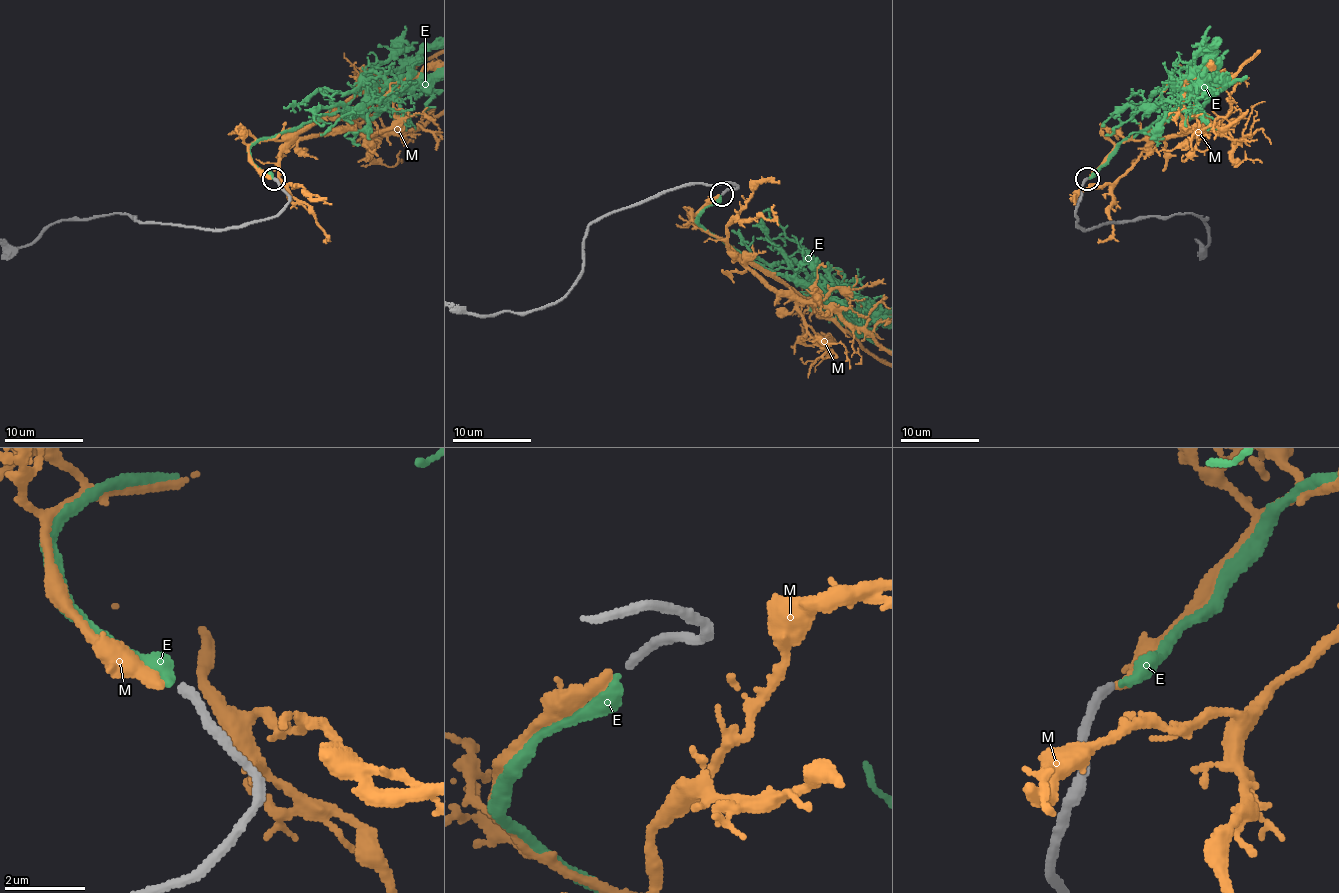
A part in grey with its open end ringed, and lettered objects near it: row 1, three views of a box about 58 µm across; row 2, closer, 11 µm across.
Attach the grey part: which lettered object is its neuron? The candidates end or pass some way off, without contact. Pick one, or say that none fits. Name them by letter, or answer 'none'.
M

